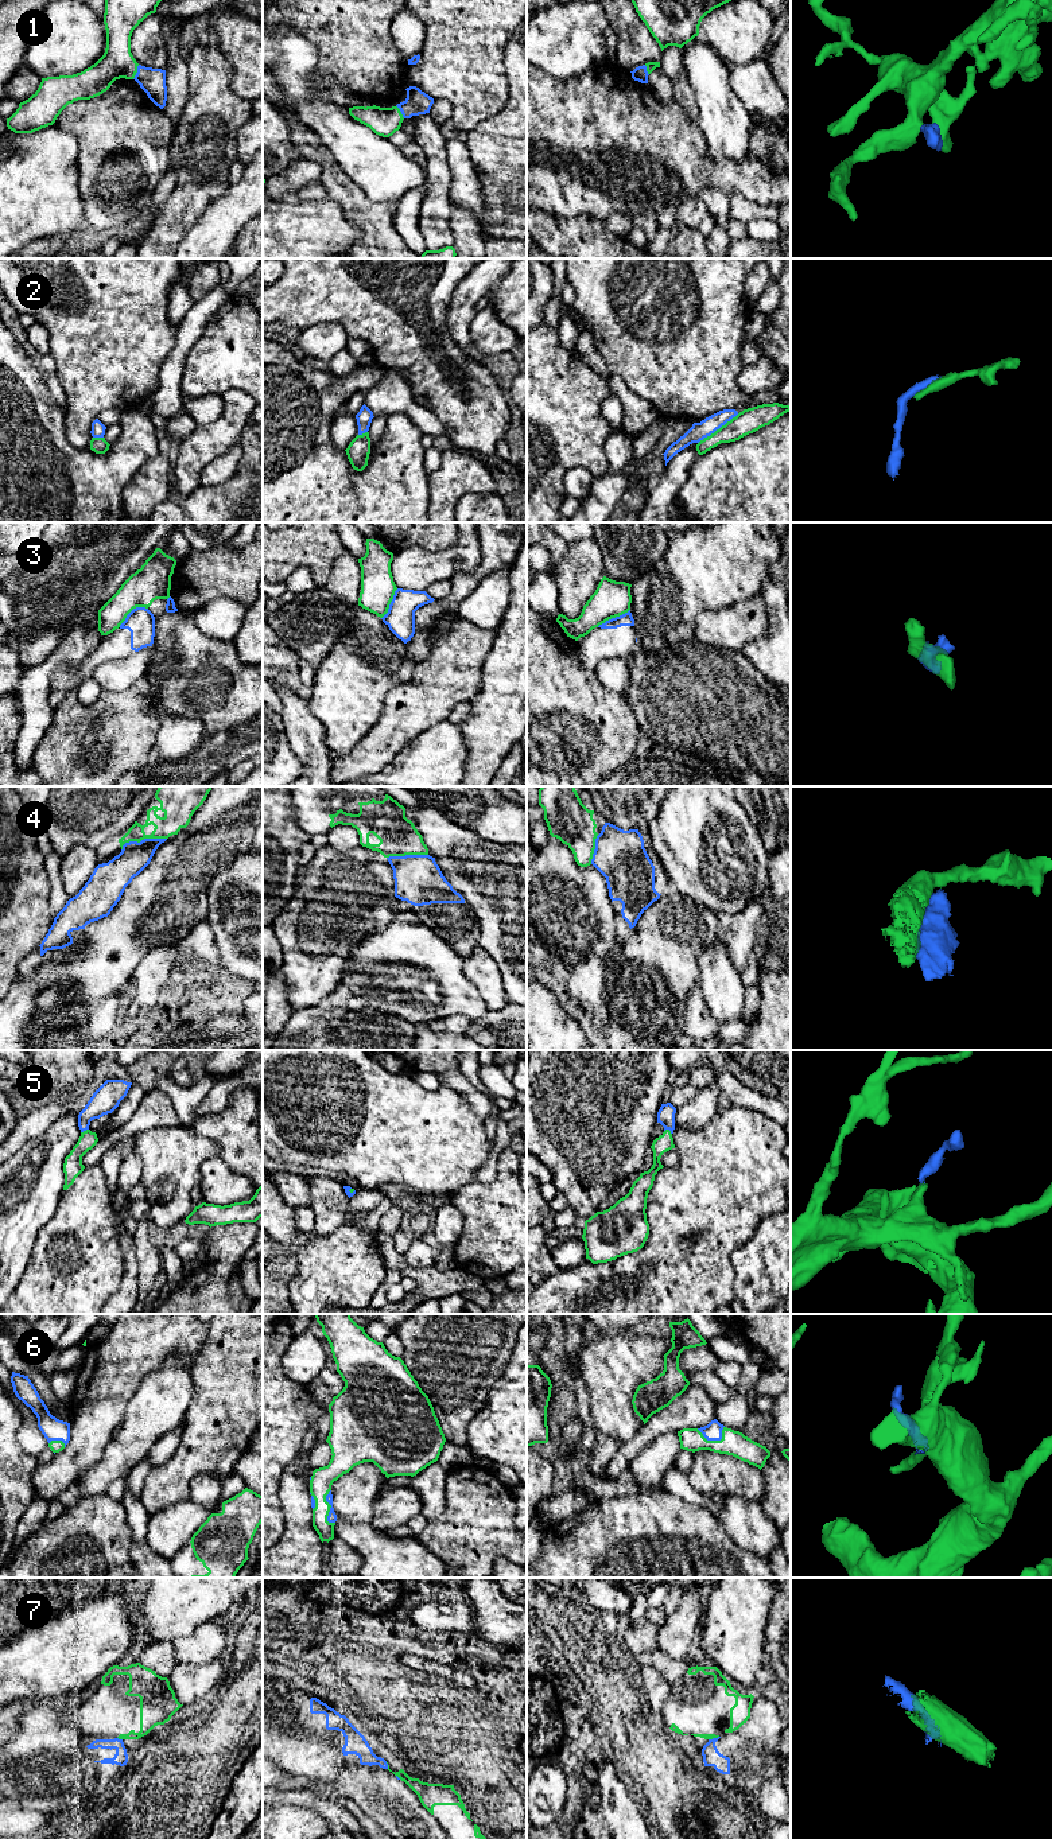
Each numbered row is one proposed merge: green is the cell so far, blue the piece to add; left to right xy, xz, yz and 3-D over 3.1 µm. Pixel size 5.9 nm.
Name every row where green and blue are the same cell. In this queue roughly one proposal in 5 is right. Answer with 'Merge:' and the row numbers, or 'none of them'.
Merge: 1, 5, 6

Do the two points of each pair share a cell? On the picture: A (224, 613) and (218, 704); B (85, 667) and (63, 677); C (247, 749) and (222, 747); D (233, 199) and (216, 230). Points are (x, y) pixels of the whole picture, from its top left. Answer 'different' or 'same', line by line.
A: same
B: same
C: same
D: same

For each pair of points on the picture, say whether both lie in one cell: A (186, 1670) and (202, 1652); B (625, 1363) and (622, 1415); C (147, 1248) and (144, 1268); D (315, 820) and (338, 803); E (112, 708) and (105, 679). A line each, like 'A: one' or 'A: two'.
A: two
B: one
C: one
D: one
E: two

